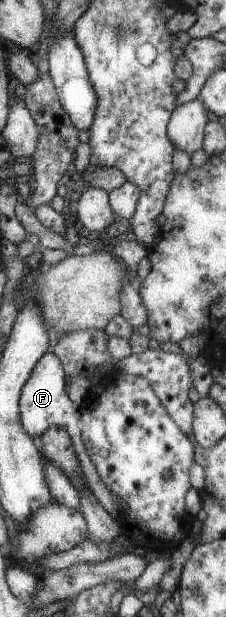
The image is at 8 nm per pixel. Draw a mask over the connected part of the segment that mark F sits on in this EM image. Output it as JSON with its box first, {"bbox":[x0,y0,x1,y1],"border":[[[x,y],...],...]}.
{"bbox":[18,354,117,519],"border":[[[44,354],[36,365],[32,368],[30,376],[24,386],[22,386],[19,400],[18,400],[18,424],[22,426],[22,430],[26,432],[26,436],[34,438],[44,434],[46,428],[50,426],[58,426],[62,428],[72,442],[75,456],[77,457],[80,471],[85,480],[85,486],[98,500],[100,506],[115,519],[117,514],[117,507],[115,503],[115,496],[110,490],[106,489],[99,476],[97,470],[90,462],[90,458],[86,455],[84,445],[80,438],[79,428],[79,406],[72,404],[64,392],[65,373],[62,369],[62,364],[54,354]]]}

